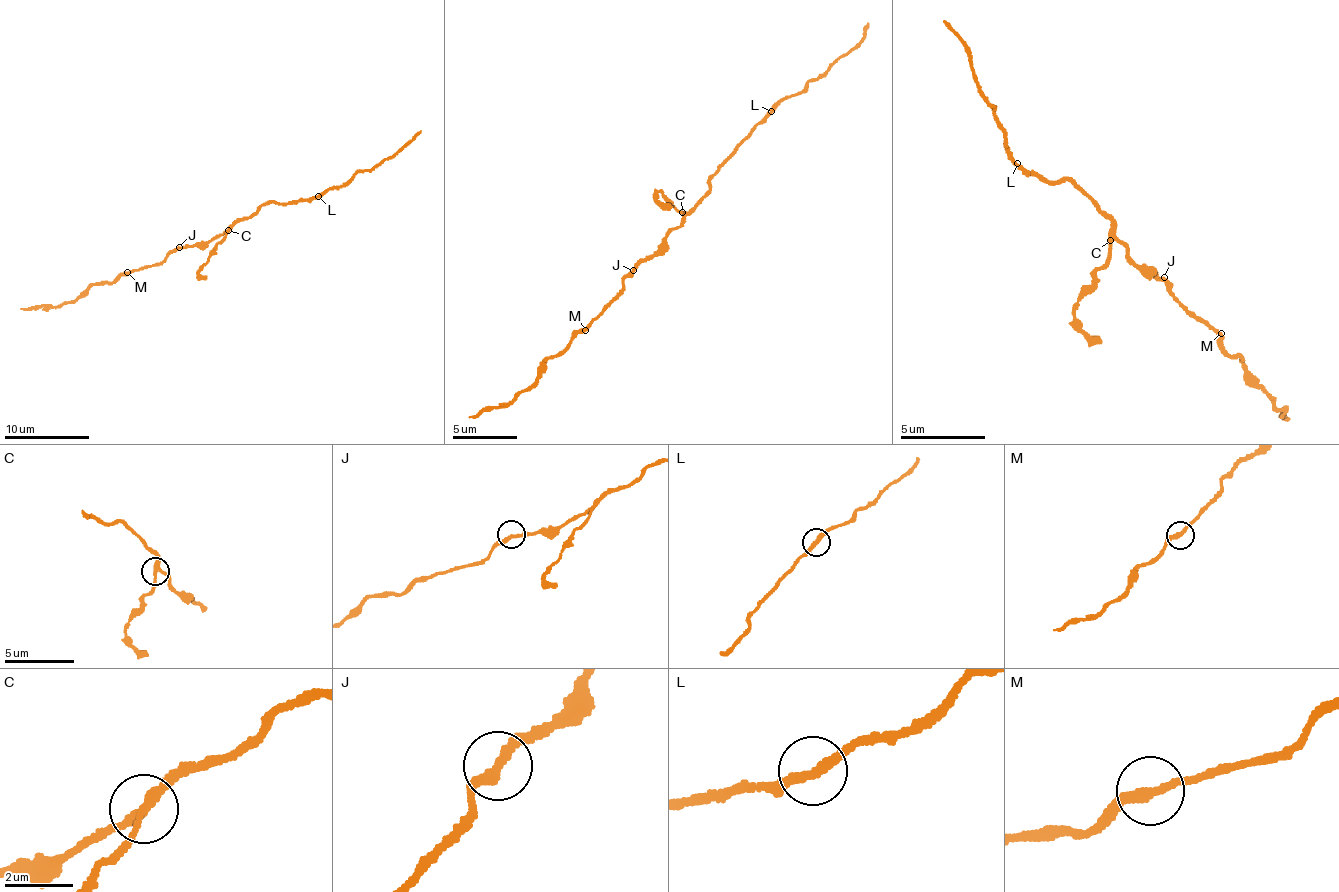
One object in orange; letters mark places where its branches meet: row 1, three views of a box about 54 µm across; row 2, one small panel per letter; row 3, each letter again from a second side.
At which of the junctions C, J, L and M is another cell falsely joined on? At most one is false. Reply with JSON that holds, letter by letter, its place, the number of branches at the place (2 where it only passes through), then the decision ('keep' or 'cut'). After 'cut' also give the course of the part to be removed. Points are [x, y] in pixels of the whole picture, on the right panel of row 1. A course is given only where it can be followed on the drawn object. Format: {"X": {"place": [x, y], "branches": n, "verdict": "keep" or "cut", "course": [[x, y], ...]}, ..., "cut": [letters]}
{"C": {"place": [1110, 240], "branches": 3, "verdict": "cut", "course": [[1111, 239], [1105, 266], [1074, 319], [1079, 333], [1098, 340]]}, "J": {"place": [1164, 277], "branches": 2, "verdict": "keep"}, "L": {"place": [1017, 163], "branches": 2, "verdict": "keep"}, "M": {"place": [1221, 333], "branches": 2, "verdict": "keep"}, "cut": ["C"]}

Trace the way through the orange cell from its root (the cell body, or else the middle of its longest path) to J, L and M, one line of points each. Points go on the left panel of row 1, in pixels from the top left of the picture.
J: (226, 230), (210, 241), (179, 247)
L: (226, 230), (267, 202), (297, 203), (318, 196)
M: (226, 230), (210, 241), (179, 247), (159, 262), (127, 272)

